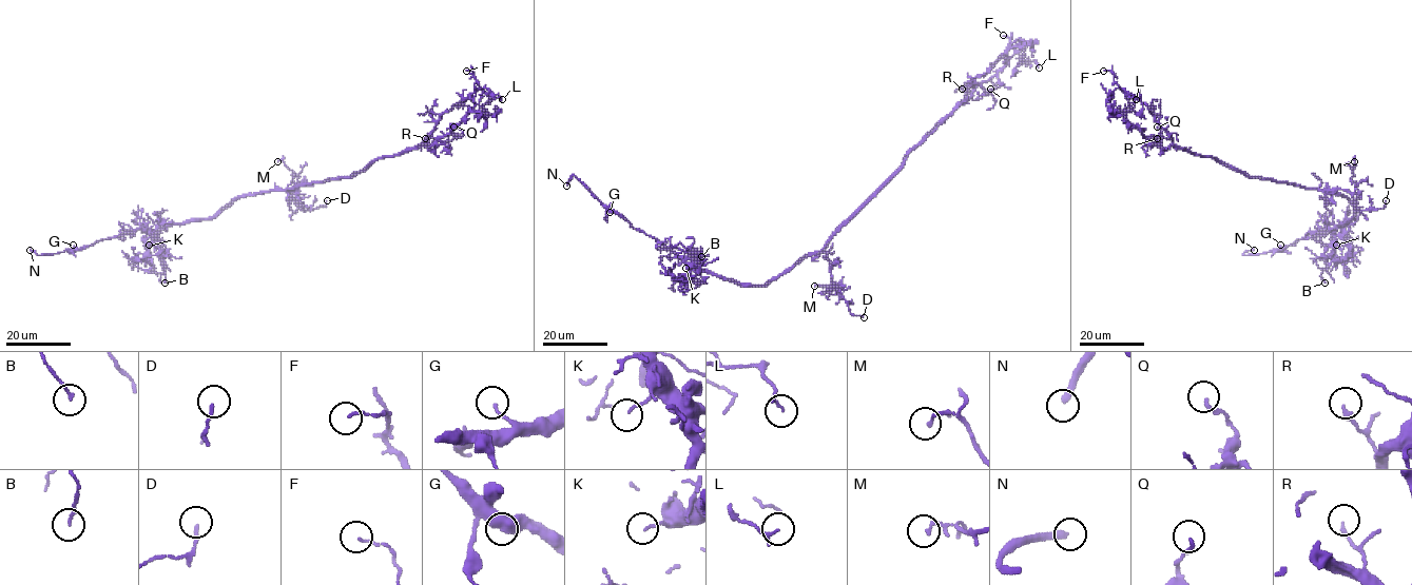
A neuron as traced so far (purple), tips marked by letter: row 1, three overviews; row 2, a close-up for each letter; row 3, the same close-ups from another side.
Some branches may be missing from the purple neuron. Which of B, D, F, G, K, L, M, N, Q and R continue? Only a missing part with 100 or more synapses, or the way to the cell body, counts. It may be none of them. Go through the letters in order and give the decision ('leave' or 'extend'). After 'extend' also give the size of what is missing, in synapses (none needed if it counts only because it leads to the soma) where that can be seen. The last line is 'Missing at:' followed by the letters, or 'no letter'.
B: leave
D: leave
F: leave
G: leave
K: leave
L: leave
M: leave
N: extend
Q: leave
R: leave
Missing at: N

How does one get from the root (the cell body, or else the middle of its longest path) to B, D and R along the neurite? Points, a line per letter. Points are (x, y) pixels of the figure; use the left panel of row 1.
B: (293, 189), (242, 195), (211, 217), (161, 228), (153, 238), (165, 271), (165, 283)
D: (293, 189), (288, 190), (294, 190), (303, 211), (324, 207), (327, 200)
R: (293, 189), (348, 178), (381, 158), (420, 147), (428, 149), (425, 138)

